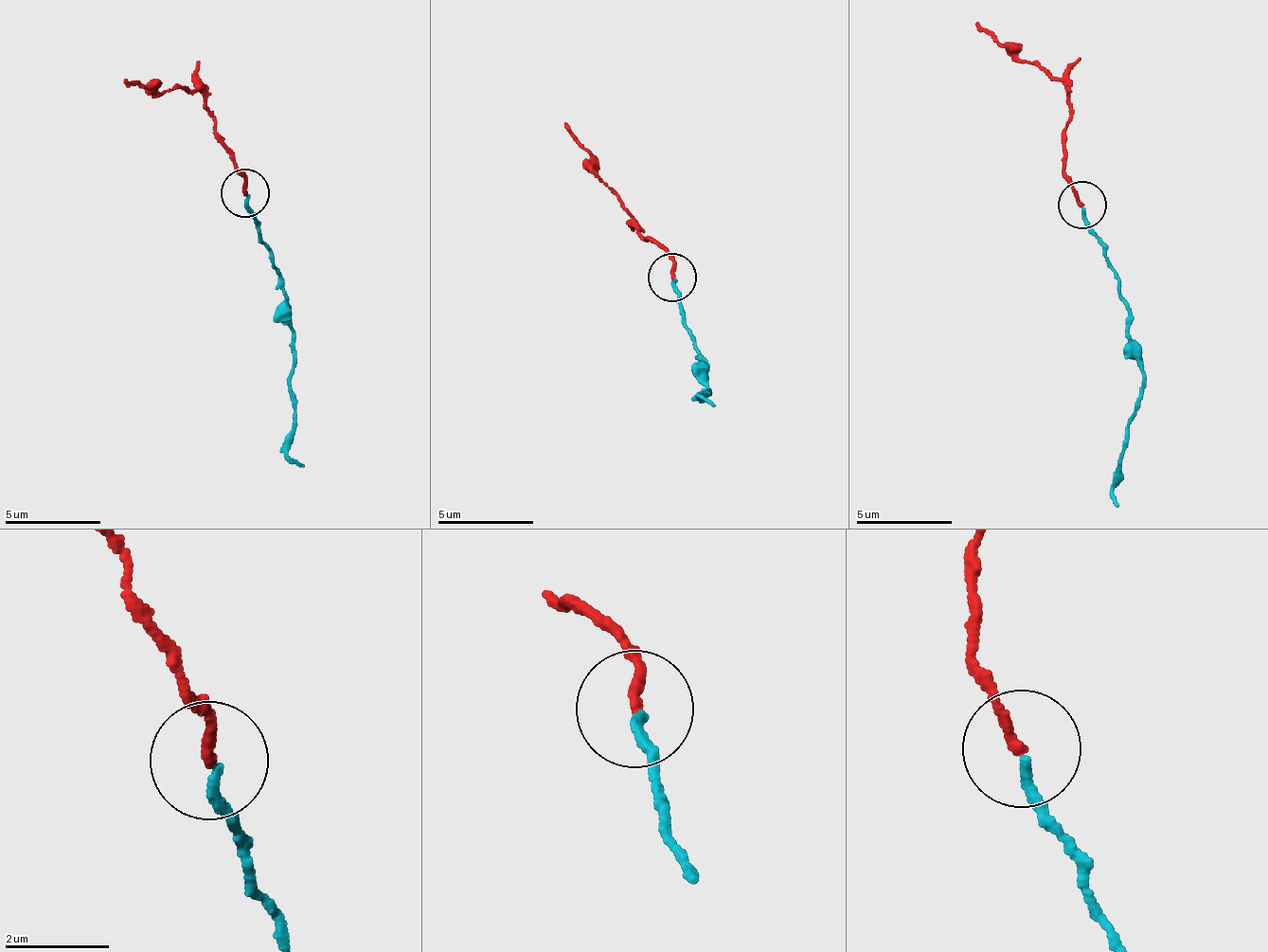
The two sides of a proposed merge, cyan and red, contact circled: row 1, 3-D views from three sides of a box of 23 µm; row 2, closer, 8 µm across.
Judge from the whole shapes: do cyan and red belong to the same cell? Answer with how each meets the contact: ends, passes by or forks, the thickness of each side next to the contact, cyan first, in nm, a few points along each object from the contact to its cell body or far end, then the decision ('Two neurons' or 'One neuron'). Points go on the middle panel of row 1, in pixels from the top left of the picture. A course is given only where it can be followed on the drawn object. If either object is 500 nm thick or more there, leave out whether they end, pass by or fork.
At the ring cyan ends. At the ring red ends. Thickness 180 nm (cyan) against 190 nm. Course of cyan: (673, 278), (702, 353), (708, 386), (698, 400), (716, 404). Course of red: (673, 276), (666, 249), (648, 242), (566, 122). One neuron

